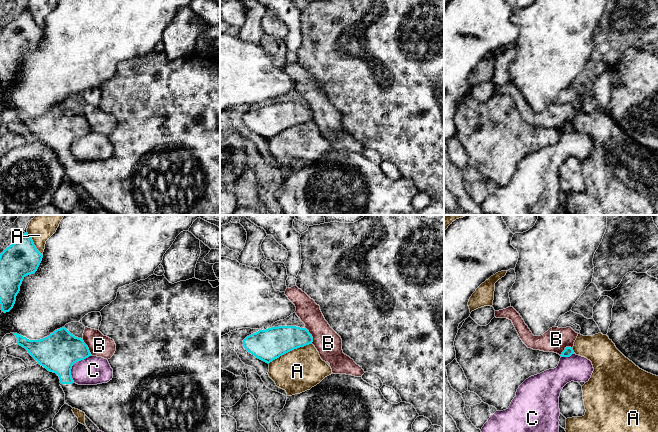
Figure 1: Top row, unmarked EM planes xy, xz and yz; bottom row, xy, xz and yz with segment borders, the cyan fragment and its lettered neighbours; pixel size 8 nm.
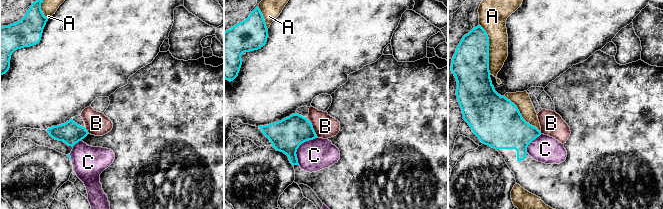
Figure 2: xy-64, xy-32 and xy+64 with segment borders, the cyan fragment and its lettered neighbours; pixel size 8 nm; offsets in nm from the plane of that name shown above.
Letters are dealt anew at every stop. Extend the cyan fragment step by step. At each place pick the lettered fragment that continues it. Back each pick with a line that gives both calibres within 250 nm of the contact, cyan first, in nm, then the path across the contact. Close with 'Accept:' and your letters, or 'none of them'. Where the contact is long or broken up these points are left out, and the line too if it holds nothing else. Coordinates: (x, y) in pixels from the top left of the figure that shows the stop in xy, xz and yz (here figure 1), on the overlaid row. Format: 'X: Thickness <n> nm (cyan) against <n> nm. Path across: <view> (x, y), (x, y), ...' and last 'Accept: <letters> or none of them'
Accept: none of them

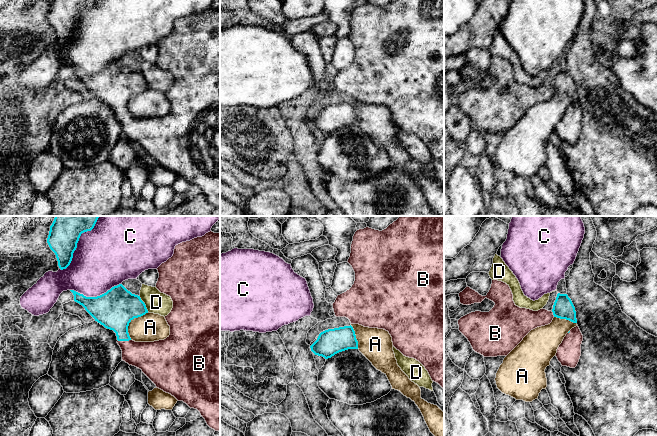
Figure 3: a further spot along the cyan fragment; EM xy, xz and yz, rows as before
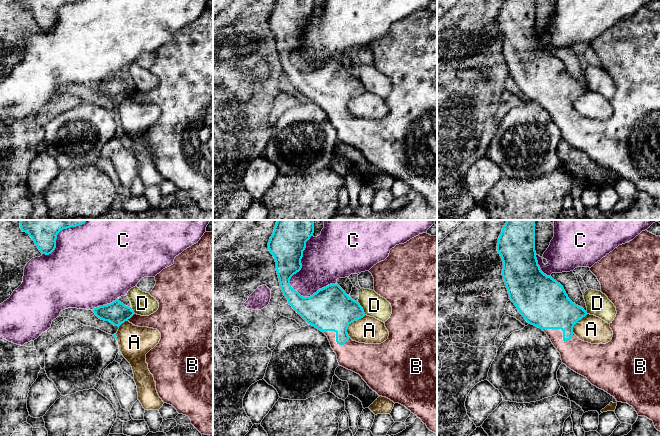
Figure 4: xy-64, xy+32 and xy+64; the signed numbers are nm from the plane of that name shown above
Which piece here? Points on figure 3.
B: Thickness 300 nm (cyan) against 240 nm. Path across: xy (114, 311), (124, 340), (138, 354), (150, 357)
Accept: B

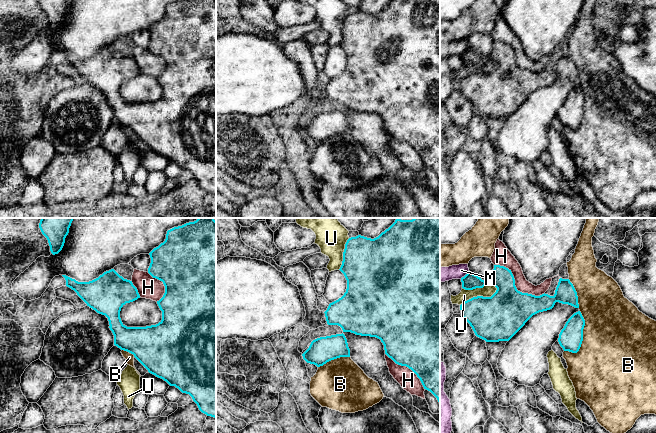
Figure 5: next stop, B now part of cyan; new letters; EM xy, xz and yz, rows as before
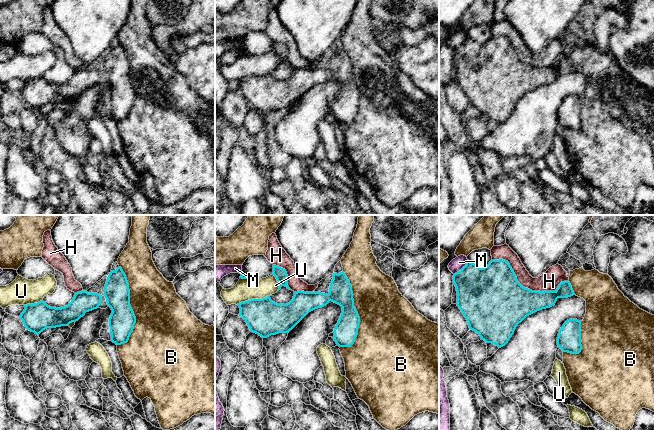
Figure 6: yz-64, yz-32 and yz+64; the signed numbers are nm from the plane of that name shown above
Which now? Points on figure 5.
Accept: none of them

